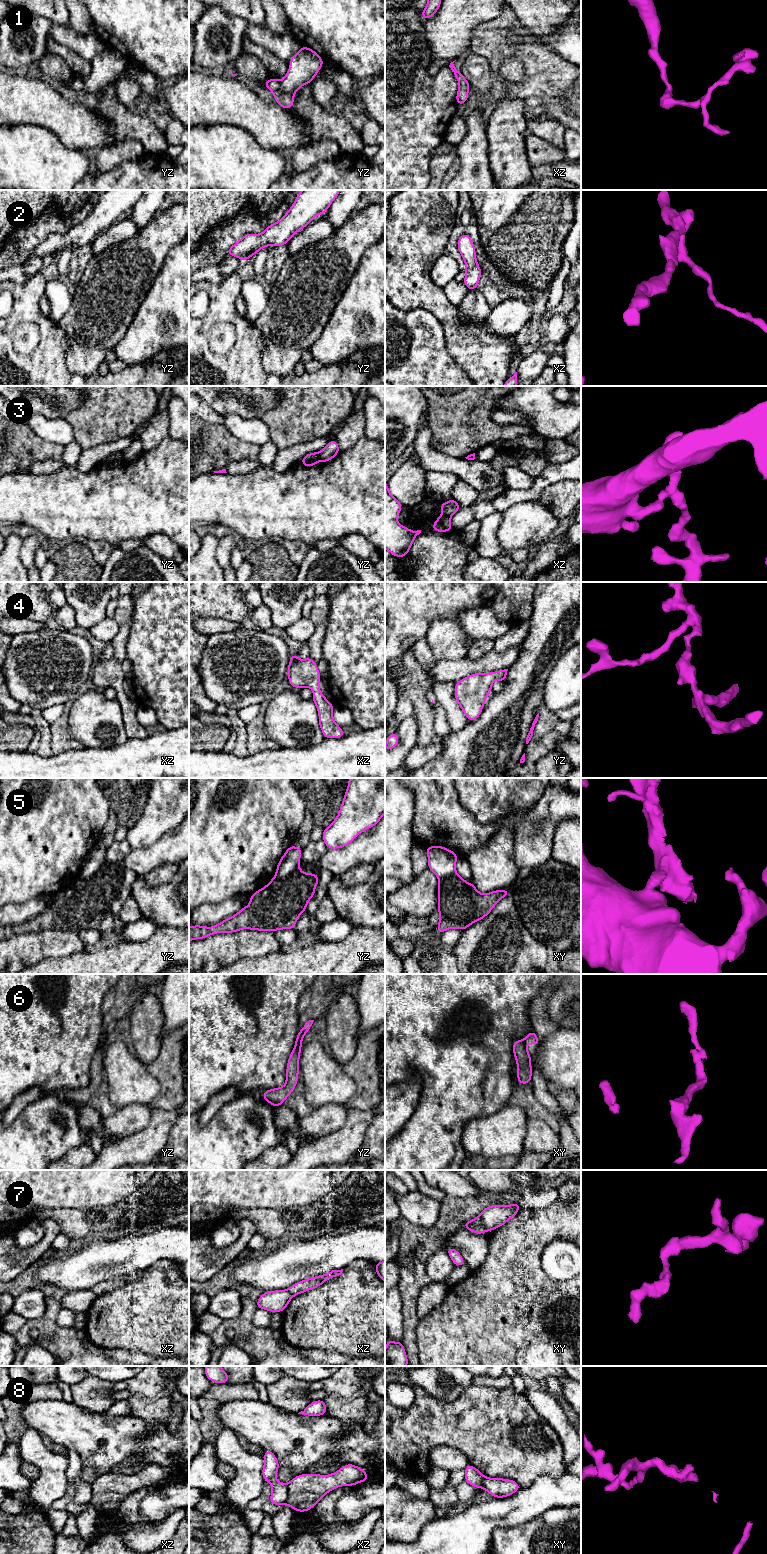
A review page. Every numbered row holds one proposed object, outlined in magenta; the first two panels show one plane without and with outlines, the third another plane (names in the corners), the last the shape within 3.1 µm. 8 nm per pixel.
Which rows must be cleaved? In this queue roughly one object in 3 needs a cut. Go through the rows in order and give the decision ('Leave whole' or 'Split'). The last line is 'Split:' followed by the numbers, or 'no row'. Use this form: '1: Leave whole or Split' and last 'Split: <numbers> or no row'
1: Leave whole
2: Leave whole
3: Split
4: Leave whole
5: Split
6: Split
7: Split
8: Split
Split: 3, 5, 6, 7, 8

